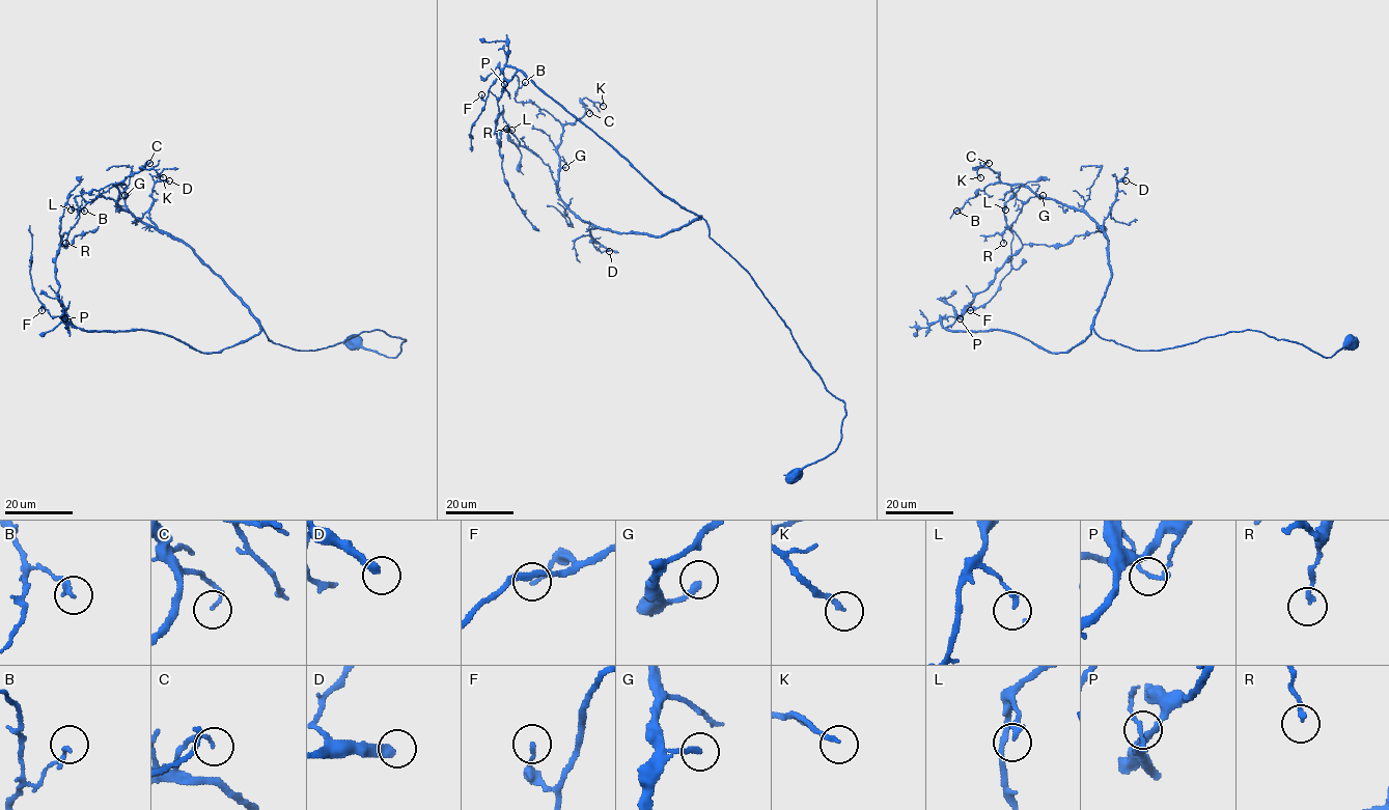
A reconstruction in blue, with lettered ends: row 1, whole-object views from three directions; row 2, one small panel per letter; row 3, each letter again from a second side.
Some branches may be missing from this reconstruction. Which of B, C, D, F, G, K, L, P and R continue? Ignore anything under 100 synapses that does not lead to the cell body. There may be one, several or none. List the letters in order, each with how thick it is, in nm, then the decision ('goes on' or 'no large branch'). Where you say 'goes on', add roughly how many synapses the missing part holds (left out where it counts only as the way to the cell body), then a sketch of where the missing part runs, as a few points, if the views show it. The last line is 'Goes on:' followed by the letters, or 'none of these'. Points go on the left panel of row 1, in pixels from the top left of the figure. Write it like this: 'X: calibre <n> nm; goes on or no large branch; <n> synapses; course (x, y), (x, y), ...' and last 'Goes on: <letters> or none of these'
B: calibre 160 nm; no large branch
C: calibre 130 nm; no large branch
D: calibre 320 nm; no large branch
F: calibre 140 nm; no large branch
G: calibre 240 nm; no large branch
K: calibre 190 nm; no large branch
L: calibre 190 nm; no large branch
P: calibre 140 nm; no large branch
R: calibre 170 nm; no large branch
Goes on: none of these

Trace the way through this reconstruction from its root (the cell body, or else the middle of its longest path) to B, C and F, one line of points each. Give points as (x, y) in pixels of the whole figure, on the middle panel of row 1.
B: (797, 477), (837, 447), (844, 403), (702, 218), (648, 236), (566, 205), (562, 127), (516, 101), (525, 82)
C: (797, 477), (837, 447), (844, 403), (702, 218), (648, 236), (566, 205), (557, 147), (589, 113)
F: (797, 477), (837, 447), (844, 403), (753, 278), (701, 216), (664, 197), (521, 71), (506, 65), (481, 94)

